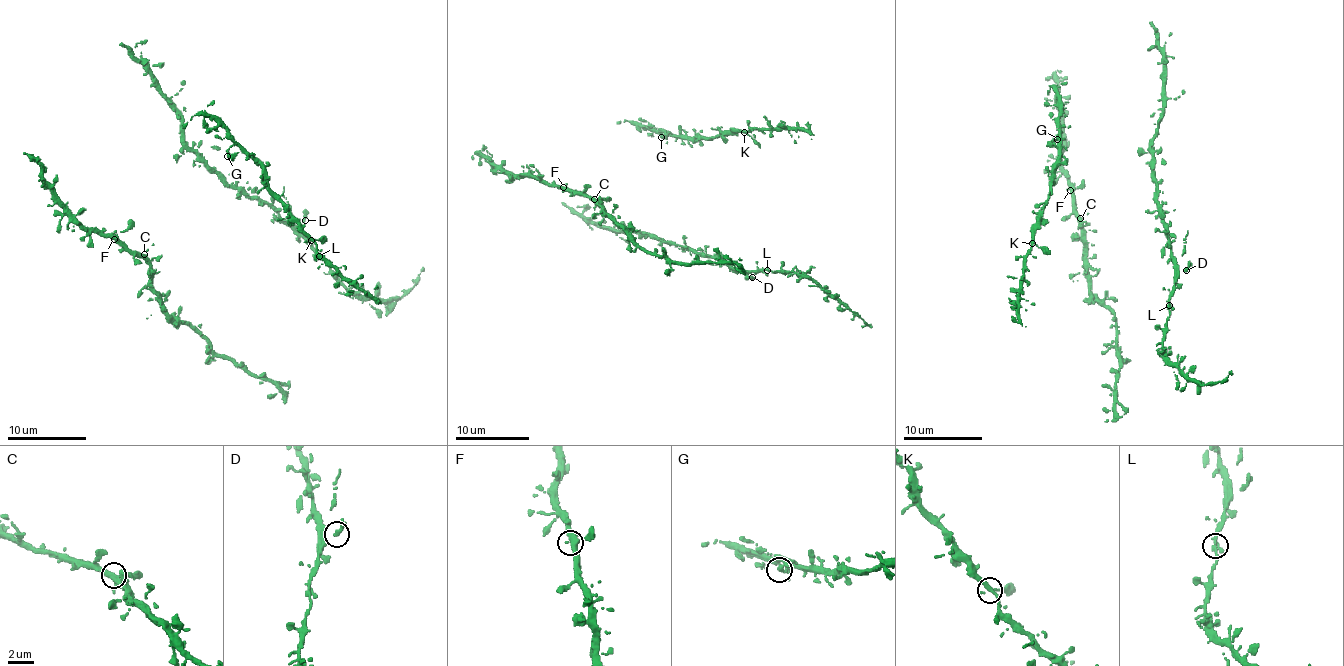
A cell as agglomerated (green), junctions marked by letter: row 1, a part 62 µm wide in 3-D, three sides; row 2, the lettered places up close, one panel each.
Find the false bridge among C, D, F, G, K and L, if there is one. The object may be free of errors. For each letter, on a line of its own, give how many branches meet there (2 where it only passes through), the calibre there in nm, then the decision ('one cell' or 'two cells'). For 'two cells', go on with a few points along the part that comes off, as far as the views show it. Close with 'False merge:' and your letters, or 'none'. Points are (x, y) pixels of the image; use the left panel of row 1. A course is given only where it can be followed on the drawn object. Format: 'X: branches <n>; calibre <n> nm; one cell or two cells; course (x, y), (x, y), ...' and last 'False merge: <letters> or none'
C: branches 3; calibre 320 nm; one cell
D: branches 2; calibre 280 nm; one cell
F: branches 3; calibre 380 nm; one cell
G: branches 2; calibre 340 nm; one cell
K: branches 3; calibre 280 nm; one cell
L: branches 3; calibre 240 nm; one cell
False merge: none

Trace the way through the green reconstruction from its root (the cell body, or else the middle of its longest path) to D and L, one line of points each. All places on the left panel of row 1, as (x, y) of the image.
D: (175, 159), (190, 150), (227, 183), (234, 184), (251, 197), (259, 197), (286, 222), (299, 228), (305, 220)
L: (175, 159), (190, 150), (227, 183), (234, 184), (251, 197), (259, 197), (320, 255)

